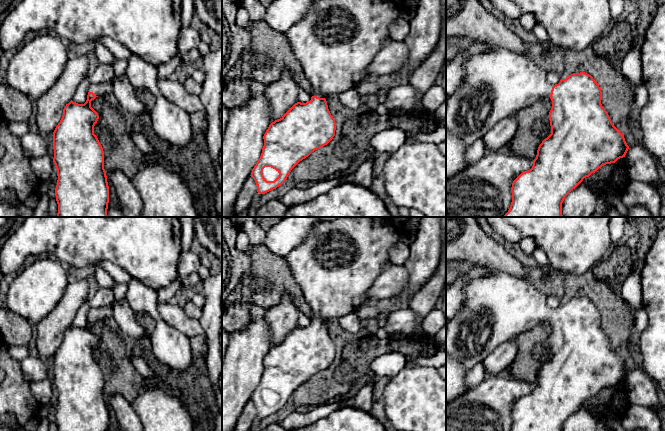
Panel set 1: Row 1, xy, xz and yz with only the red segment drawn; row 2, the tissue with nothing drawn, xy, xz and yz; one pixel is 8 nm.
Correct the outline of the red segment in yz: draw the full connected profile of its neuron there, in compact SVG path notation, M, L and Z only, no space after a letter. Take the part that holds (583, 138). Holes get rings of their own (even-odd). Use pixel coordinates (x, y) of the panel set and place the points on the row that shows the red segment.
M498 48L494 50L488 50L481 52L477 55L470 56L464 61L464 79L462 80L458 89L448 97L446 101L446 130L451 134L460 138L464 144L469 147L476 140L483 139L483 136L501 119L510 115L514 115L517 111L531 106L535 102L542 98L549 97L552 101L552 108L549 112L549 120L551 126L551 134L545 138L539 145L536 158L533 160L533 166L530 170L522 172L512 183L512 202L508 212L503 217L563 217L562 215L562 203L565 197L575 189L584 178L589 177L592 173L595 173L603 165L615 163L618 159L625 157L629 146L627 145L624 134L621 133L612 123L608 112L601 104L602 91L599 84L593 79L593 77L585 72L573 73L566 79L561 79L556 85L551 85L547 81L547 72L536 63L535 58L513 52L505 48Z

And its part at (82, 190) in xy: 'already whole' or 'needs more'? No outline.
needs more

